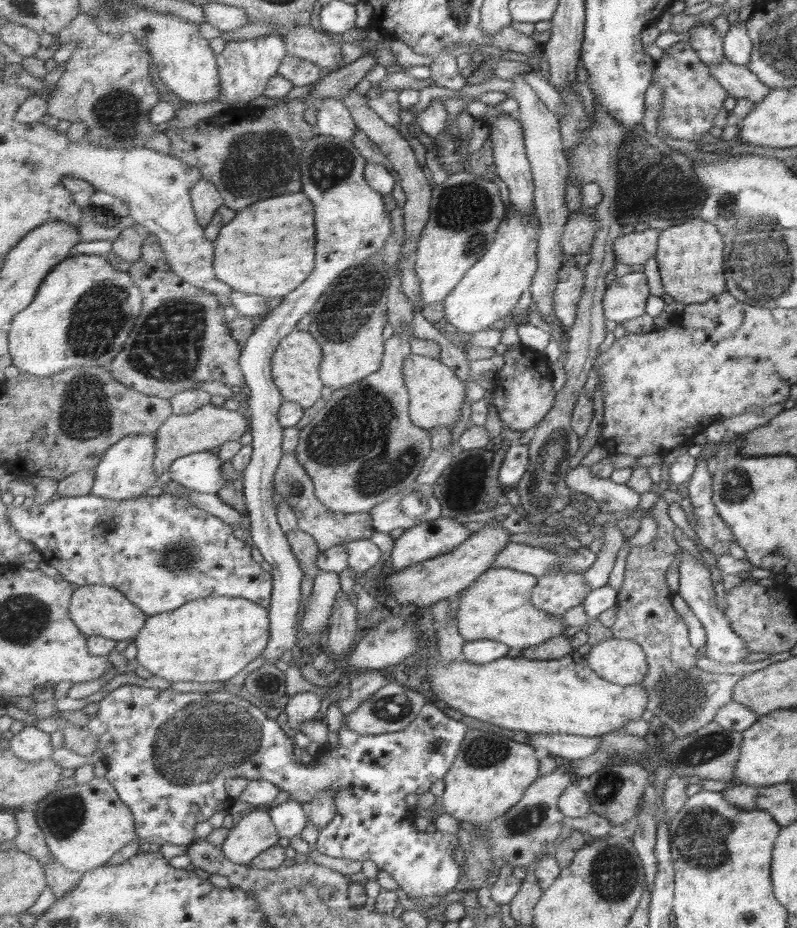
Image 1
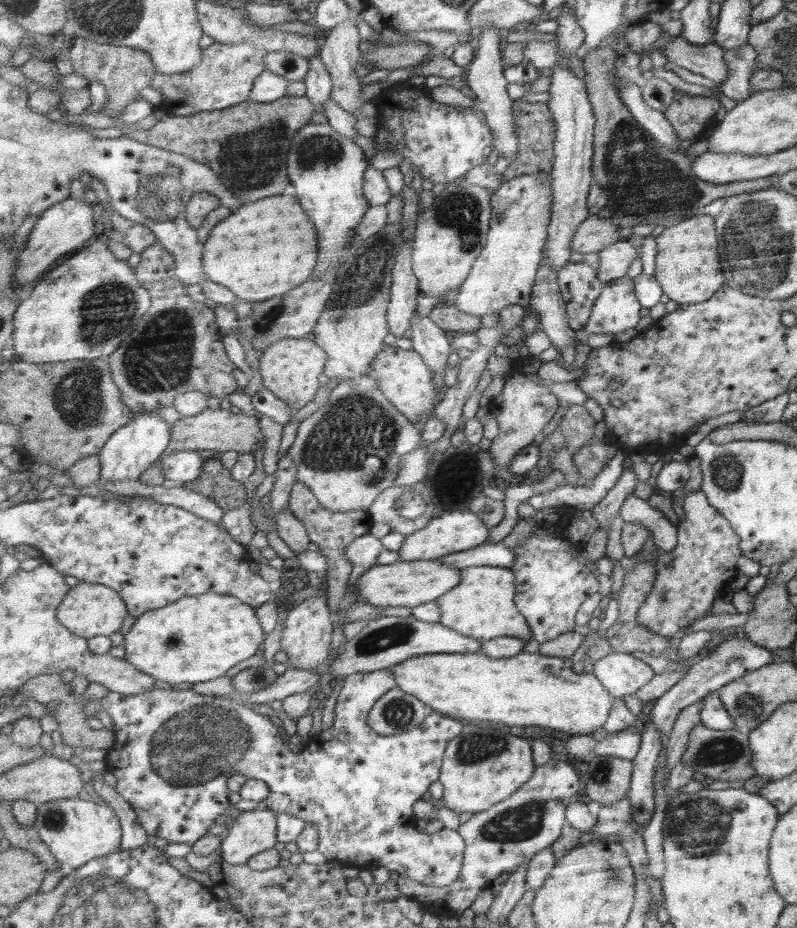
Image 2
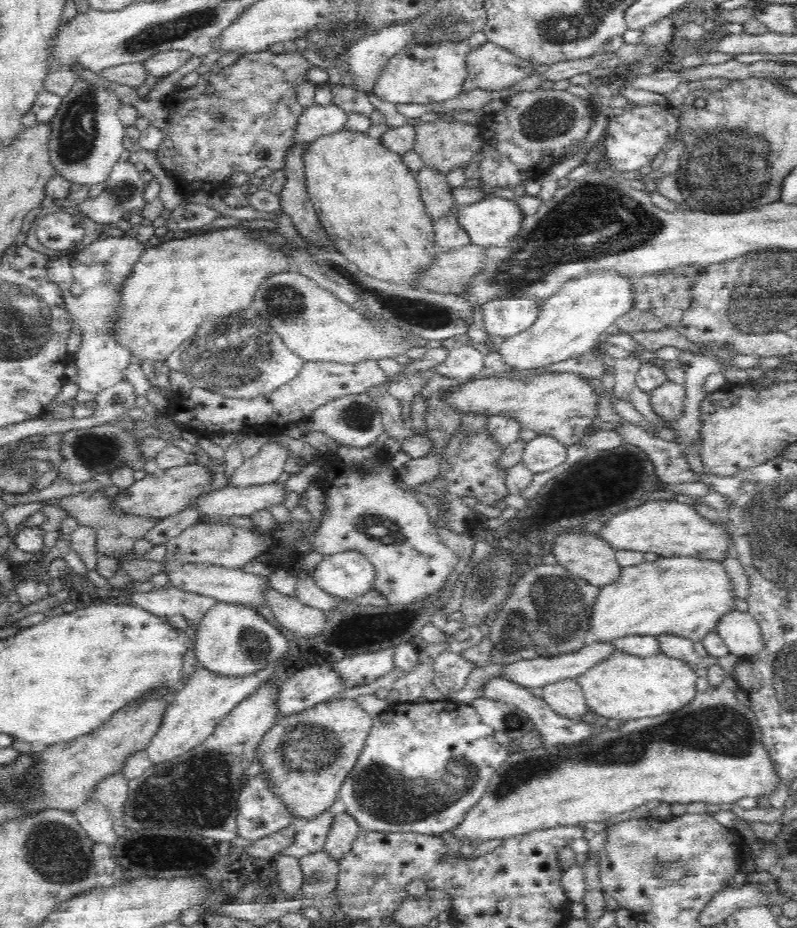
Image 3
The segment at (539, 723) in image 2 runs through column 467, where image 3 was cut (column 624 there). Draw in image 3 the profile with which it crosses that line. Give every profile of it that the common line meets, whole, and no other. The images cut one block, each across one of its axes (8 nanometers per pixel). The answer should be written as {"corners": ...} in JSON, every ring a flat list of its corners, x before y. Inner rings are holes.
{"corners":[[615,651,609,658,592,666,584,675,578,677,578,683,582,685,586,705,590,710,611,722,614,719,628,722,629,719,652,718,684,708,698,696,696,691,696,680,698,678,699,673,688,663,666,656,662,652,654,654,654,656,642,657]]}

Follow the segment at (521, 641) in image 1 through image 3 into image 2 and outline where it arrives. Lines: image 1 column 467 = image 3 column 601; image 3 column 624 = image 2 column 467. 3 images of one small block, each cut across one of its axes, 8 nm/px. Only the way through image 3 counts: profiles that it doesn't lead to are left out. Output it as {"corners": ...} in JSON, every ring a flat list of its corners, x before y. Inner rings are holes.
{"corners":[[470,566,462,570,462,582,453,591,440,596,441,623,479,642,489,641,498,636,512,636,525,642,533,640,527,618,519,613,515,602,517,576,513,569,498,566]]}

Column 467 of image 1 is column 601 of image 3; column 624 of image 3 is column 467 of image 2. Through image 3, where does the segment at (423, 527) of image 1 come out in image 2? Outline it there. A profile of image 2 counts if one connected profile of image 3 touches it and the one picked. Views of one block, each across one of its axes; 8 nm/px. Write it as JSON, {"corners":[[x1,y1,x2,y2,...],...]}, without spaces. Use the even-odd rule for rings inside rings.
{"corners":[[456,510,438,513,425,528,406,535,403,548,399,552,400,560,440,560,453,553,470,551,487,541,489,541,489,527,474,512]]}

